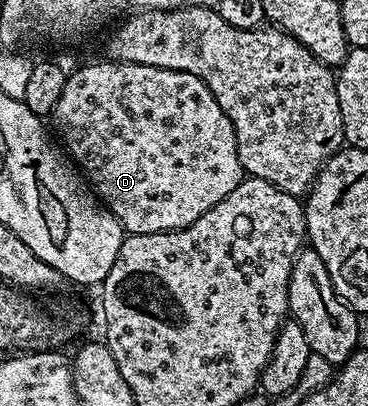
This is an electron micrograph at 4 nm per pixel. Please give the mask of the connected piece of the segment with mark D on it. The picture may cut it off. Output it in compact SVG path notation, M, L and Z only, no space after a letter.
M103 60L68 73L66 87L50 114L60 132L59 144L91 182L92 192L120 220L125 234L185 229L210 207L222 203L246 176L238 159L234 127L202 79L162 67Z

